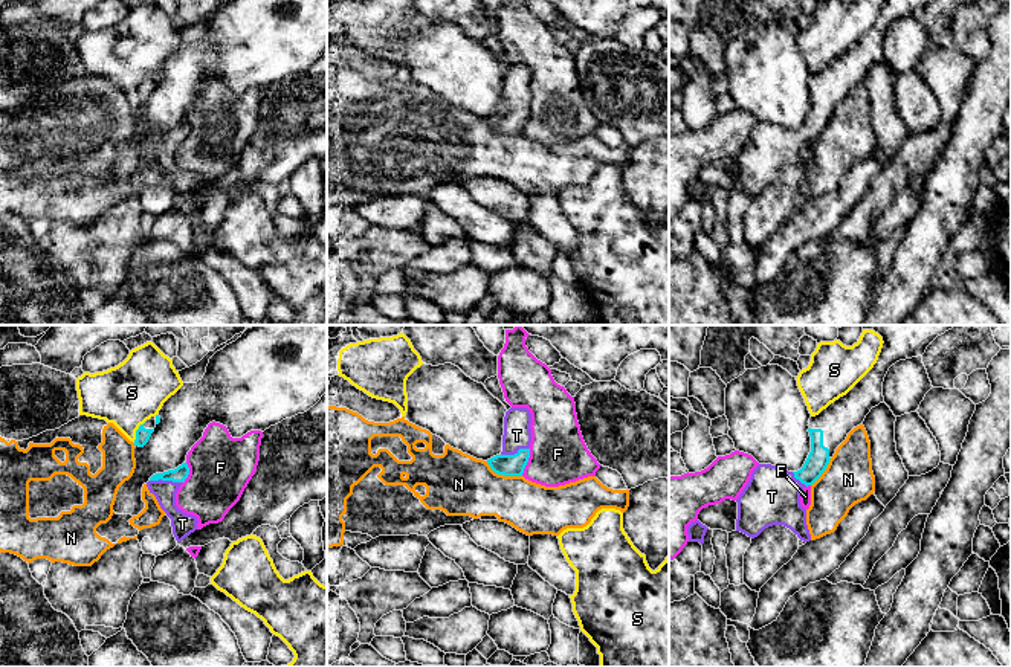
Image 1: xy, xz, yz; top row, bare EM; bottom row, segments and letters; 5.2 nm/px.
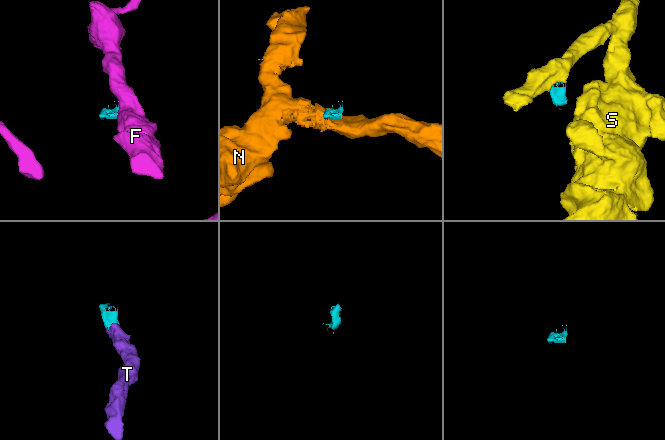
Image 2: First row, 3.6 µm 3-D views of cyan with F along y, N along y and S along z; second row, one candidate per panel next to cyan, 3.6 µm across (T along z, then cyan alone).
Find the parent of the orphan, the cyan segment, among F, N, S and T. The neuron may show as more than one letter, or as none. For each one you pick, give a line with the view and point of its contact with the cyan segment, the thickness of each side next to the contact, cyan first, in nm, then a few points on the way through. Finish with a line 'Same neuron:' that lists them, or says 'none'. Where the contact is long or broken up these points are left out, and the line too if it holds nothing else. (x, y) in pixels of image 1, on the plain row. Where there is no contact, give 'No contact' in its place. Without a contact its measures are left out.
T: Touches cyan at xy (165, 138). Thickness 80 nm (cyan) against 120 nm. Path across: xy (180, 132), (173, 138), (165, 138), (167, 162), (182, 182)
Same neuron: T

